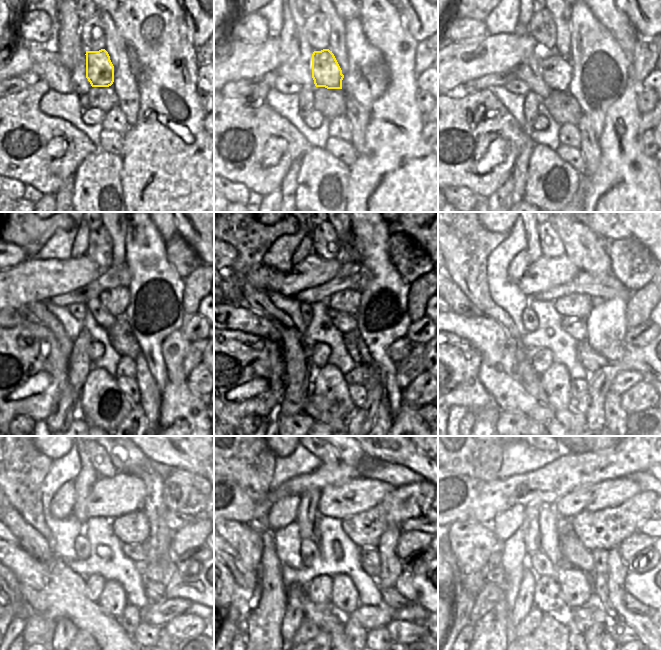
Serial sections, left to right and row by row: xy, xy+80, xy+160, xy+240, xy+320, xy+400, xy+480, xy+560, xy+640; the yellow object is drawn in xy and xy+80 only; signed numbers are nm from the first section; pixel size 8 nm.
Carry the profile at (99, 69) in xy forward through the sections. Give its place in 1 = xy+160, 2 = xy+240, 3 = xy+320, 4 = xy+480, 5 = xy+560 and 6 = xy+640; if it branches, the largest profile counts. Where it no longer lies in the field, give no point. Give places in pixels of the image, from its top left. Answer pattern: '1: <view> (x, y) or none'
1: xy+160 (556, 72)
2: xy+240 (115, 301)
3: xy+320 (346, 302)
4: xy+480 (132, 528)
5: xy+560 (405, 502)
6: xy+640 (605, 529)

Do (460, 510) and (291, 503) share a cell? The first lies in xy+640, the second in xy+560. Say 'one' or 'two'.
two

